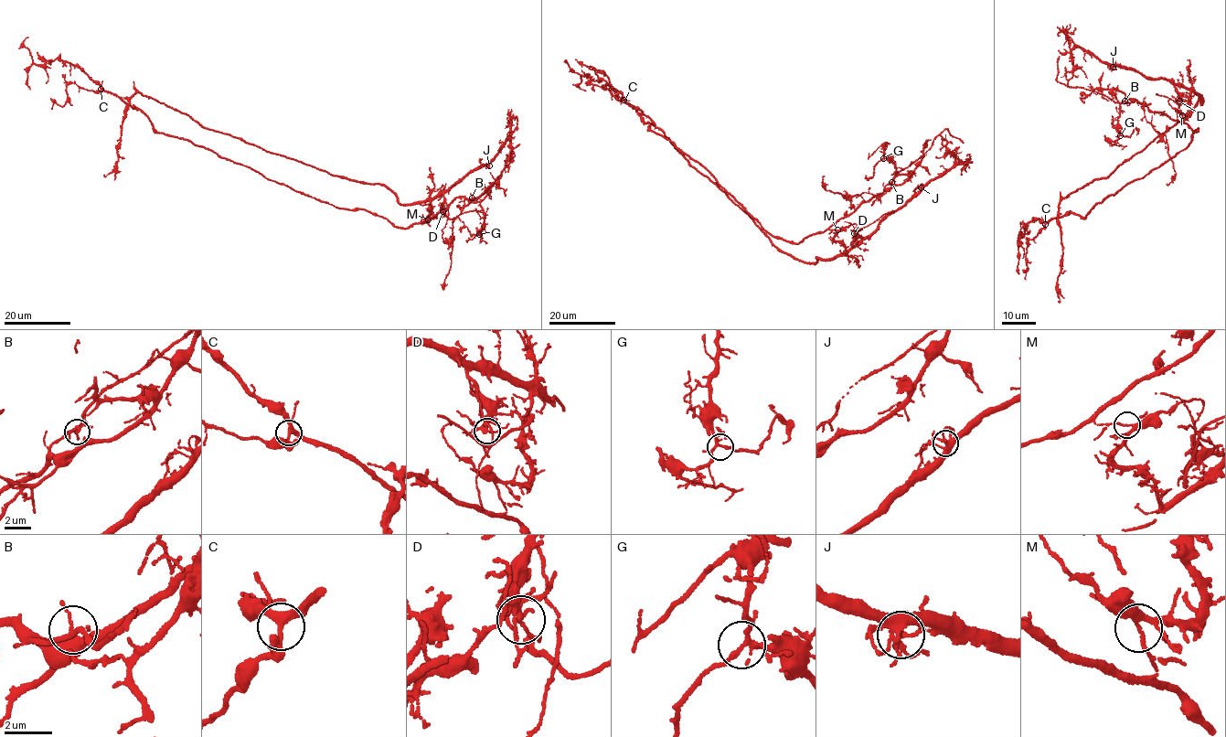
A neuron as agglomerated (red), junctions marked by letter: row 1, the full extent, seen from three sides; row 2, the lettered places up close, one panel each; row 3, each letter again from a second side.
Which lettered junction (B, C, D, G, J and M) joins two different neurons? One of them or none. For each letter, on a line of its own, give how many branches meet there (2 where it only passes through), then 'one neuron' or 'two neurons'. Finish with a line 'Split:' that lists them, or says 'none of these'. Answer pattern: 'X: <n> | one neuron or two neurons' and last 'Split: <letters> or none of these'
B: 4 | one neuron
C: 4 | one neuron
D: 4 | one neuron
G: 4 | one neuron
J: 4 | one neuron
M: 4 | two neurons
Split: M

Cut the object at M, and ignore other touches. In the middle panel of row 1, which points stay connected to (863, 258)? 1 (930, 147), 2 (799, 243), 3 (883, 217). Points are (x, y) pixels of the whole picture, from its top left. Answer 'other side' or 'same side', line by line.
1: other side
2: other side
3: same side

